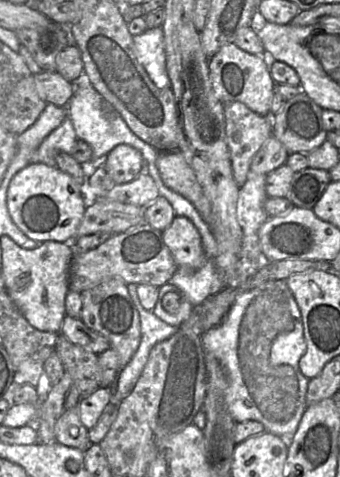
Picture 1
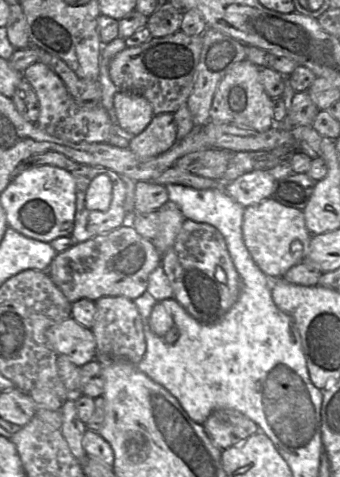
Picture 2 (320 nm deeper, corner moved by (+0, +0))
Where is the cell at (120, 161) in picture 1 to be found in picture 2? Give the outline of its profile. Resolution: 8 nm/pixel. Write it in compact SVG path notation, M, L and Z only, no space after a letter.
M173 113L154 115L149 125L139 134L130 136L128 148L142 158L155 157L169 150L177 141L177 126Z

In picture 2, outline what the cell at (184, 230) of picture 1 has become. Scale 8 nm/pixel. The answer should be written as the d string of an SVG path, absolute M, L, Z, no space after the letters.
M185 219L173 245L162 255L161 265L173 289L174 299L202 324L219 323L239 297L239 274L231 260L223 235L210 224Z

